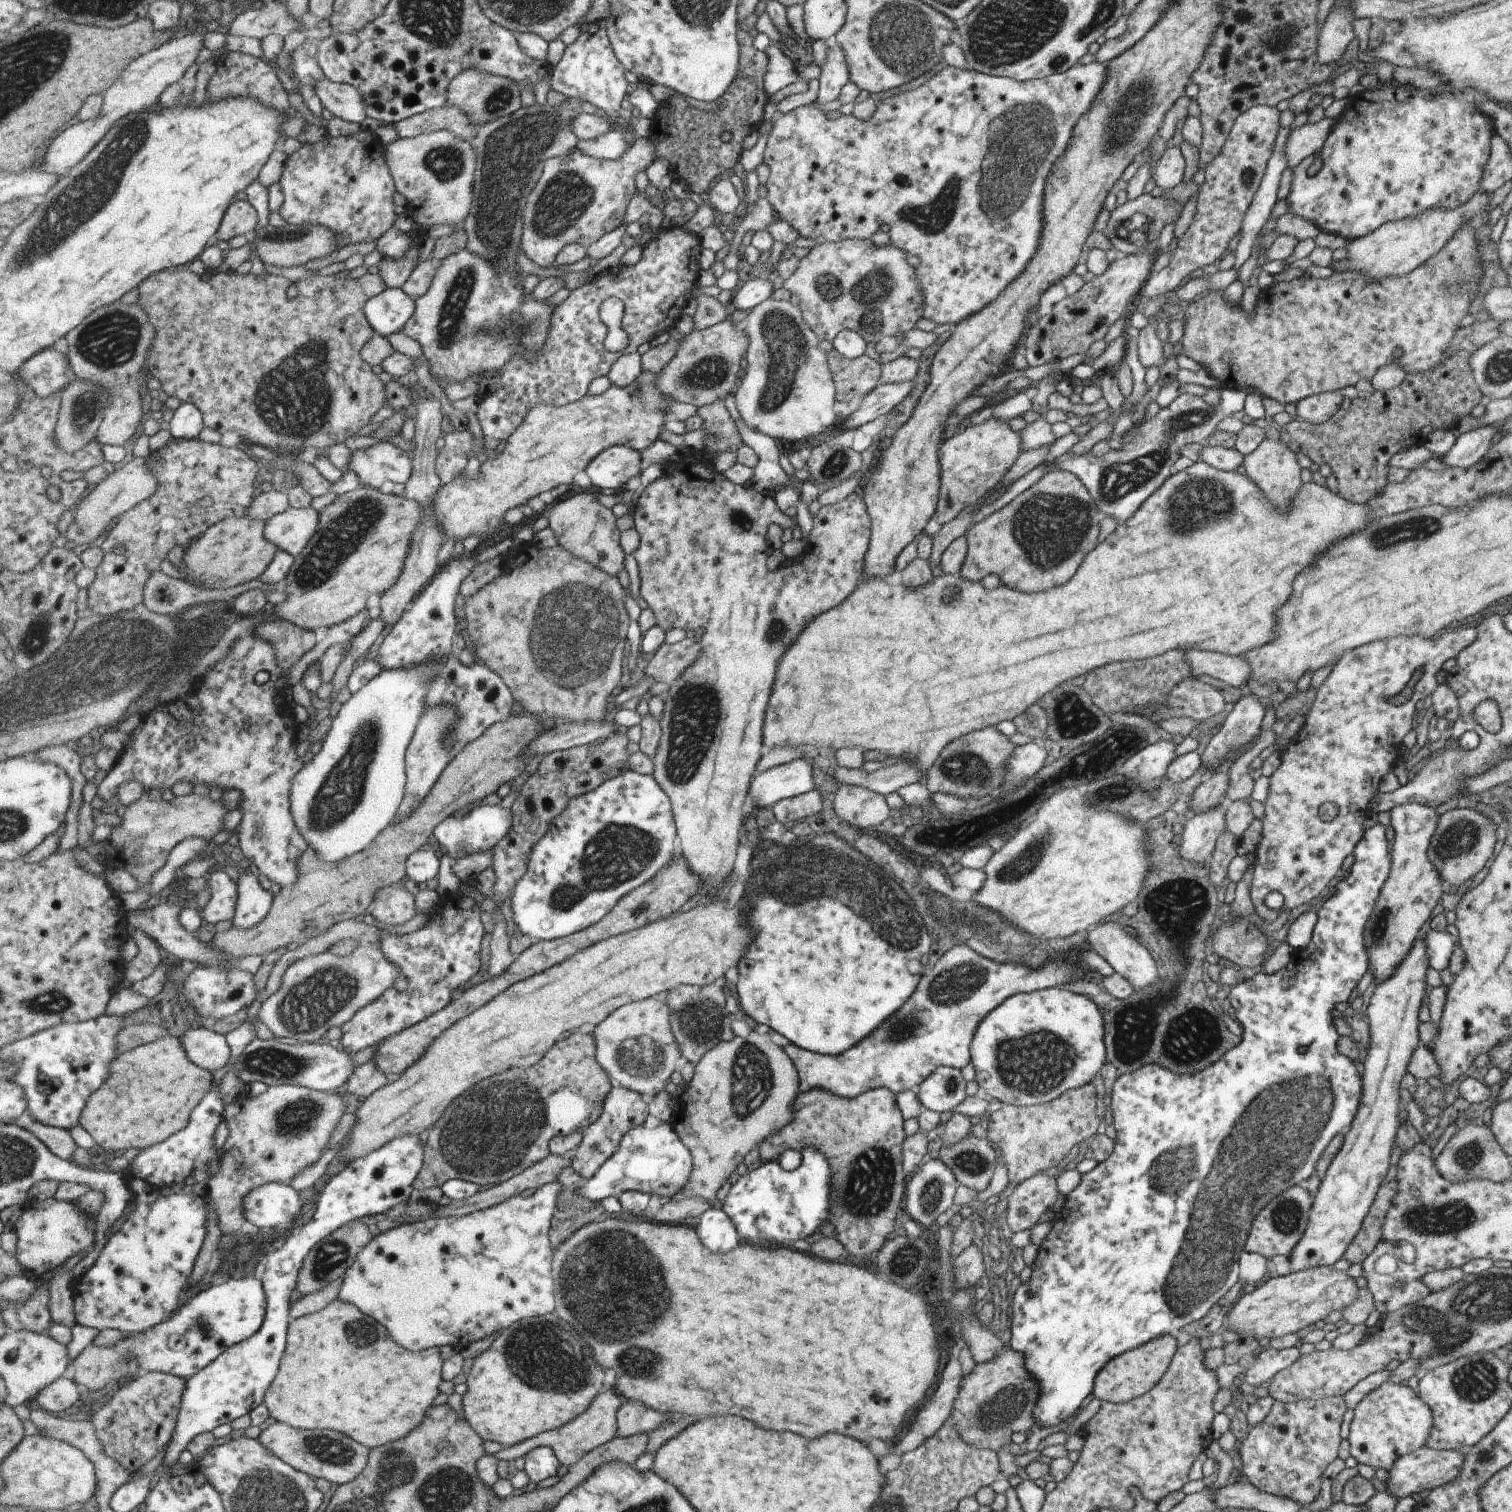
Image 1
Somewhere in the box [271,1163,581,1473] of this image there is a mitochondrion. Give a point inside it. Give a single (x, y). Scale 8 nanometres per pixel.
(334, 1451)

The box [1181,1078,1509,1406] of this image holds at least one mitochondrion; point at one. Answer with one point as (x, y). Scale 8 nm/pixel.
(1423, 1219)

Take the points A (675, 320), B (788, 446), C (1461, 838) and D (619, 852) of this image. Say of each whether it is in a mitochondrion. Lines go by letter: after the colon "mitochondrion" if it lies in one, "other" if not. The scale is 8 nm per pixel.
A: other
B: other
C: mitochondrion
D: mitochondrion

